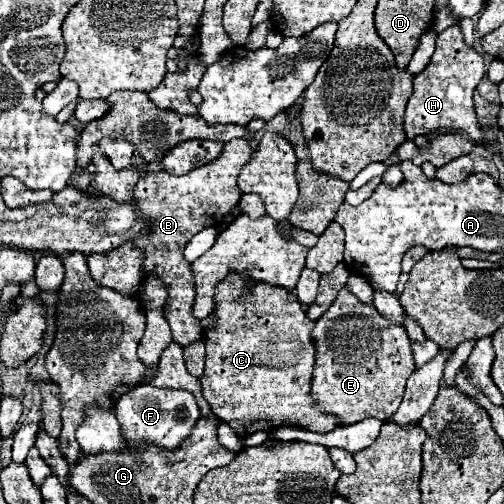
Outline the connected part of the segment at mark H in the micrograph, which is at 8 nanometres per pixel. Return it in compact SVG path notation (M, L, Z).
M449 26L437 36L437 52L433 54L429 66L413 78L413 96L409 98L405 110L405 124L403 130L407 138L415 138L417 134L433 134L441 128L449 130L467 130L475 142L487 142L493 136L485 134L477 126L475 106L473 106L473 92L475 86L485 76L483 56L469 48L463 42L463 34L459 26Z

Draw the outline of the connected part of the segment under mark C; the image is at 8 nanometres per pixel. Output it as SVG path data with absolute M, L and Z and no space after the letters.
M243 272L227 274L217 286L213 296L215 308L211 316L215 324L203 332L203 344L207 350L205 356L205 372L201 376L203 398L213 408L213 414L227 422L239 436L247 438L259 430L275 430L283 422L295 422L307 430L327 432L335 428L339 422L325 412L315 408L315 402L309 396L311 390L311 374L315 364L315 346L311 340L311 318L307 318L299 300L287 290L279 286L271 286L267 282L249 282L249 276Z

